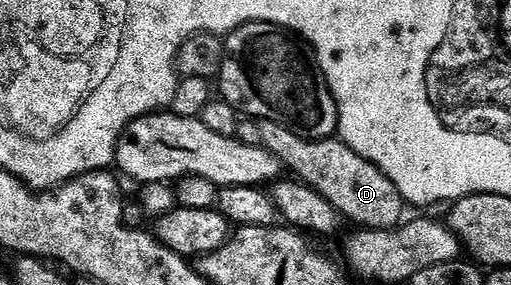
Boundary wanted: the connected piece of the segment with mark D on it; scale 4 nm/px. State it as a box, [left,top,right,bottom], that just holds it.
[258,121,405,232]

